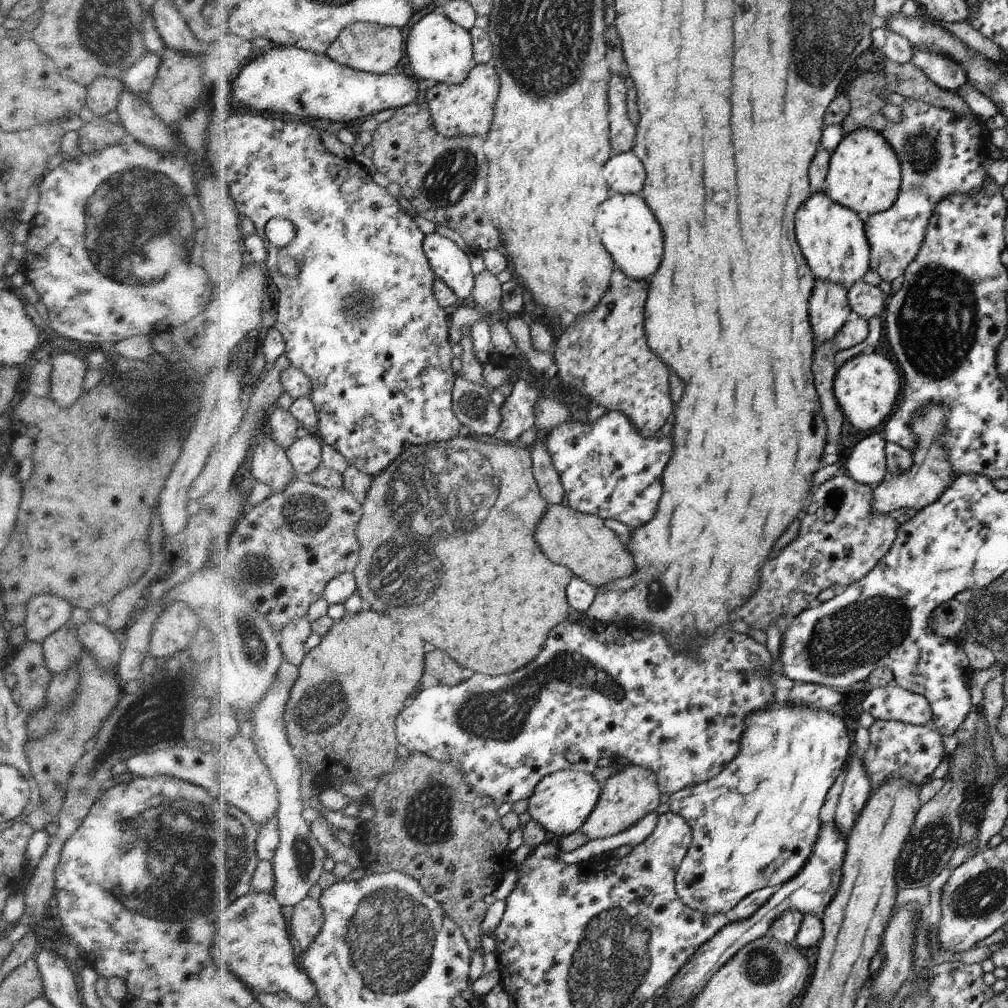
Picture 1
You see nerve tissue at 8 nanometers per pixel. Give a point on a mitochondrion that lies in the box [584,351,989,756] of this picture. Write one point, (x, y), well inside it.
(861, 633)

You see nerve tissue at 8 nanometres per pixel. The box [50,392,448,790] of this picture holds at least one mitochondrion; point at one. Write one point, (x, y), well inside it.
(136, 432)

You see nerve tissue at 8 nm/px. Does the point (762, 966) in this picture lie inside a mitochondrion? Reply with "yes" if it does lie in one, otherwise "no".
yes

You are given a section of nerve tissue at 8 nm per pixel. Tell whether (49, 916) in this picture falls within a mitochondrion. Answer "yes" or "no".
no

